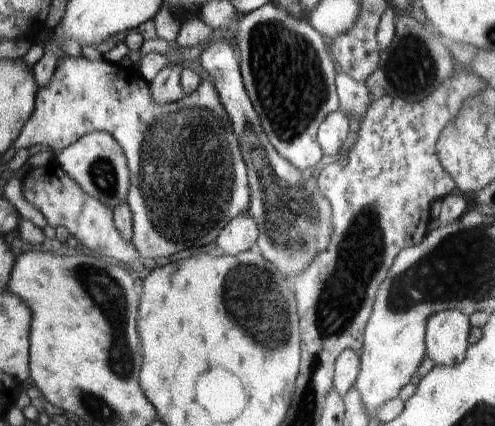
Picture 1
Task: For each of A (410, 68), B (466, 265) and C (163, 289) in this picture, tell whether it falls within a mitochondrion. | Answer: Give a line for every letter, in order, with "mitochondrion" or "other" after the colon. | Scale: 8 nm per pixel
A: mitochondrion
B: mitochondrion
C: other

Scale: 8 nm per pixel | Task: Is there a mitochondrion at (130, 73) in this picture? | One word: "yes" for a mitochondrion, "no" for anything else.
no

